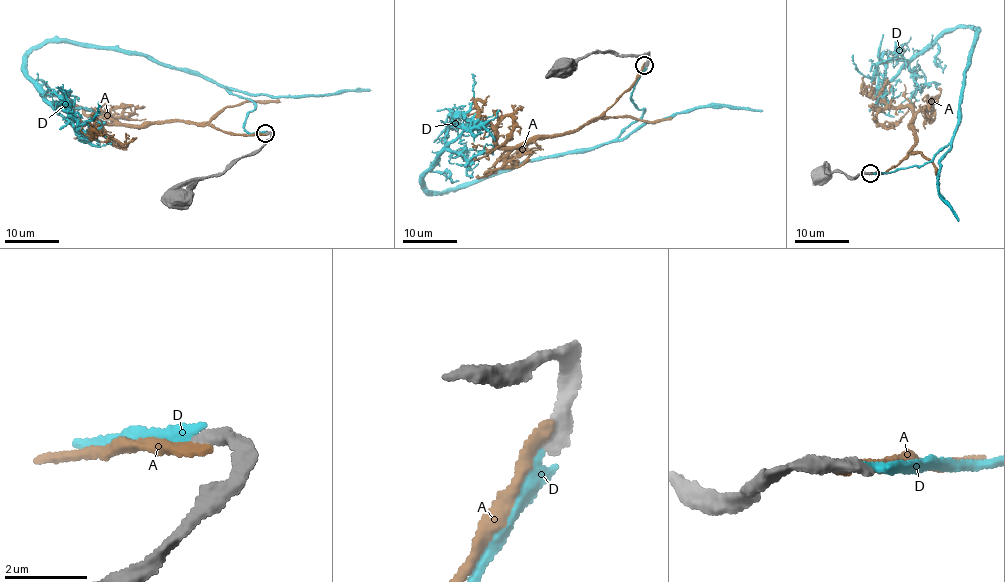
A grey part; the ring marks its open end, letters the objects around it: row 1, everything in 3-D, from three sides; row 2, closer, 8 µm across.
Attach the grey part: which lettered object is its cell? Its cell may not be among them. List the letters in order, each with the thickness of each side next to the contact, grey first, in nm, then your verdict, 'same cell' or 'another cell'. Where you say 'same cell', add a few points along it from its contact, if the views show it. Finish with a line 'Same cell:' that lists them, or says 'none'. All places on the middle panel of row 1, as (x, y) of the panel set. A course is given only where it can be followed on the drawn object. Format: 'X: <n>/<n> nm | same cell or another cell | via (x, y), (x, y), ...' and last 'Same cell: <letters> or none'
A: 400/320 nm | another cell
D: 360/280 nm | same cell | via (644, 65), (631, 96), (644, 112), (613, 140), (433, 193), (424, 173), (452, 118), (473, 99), (472, 73)
Same cell: D

